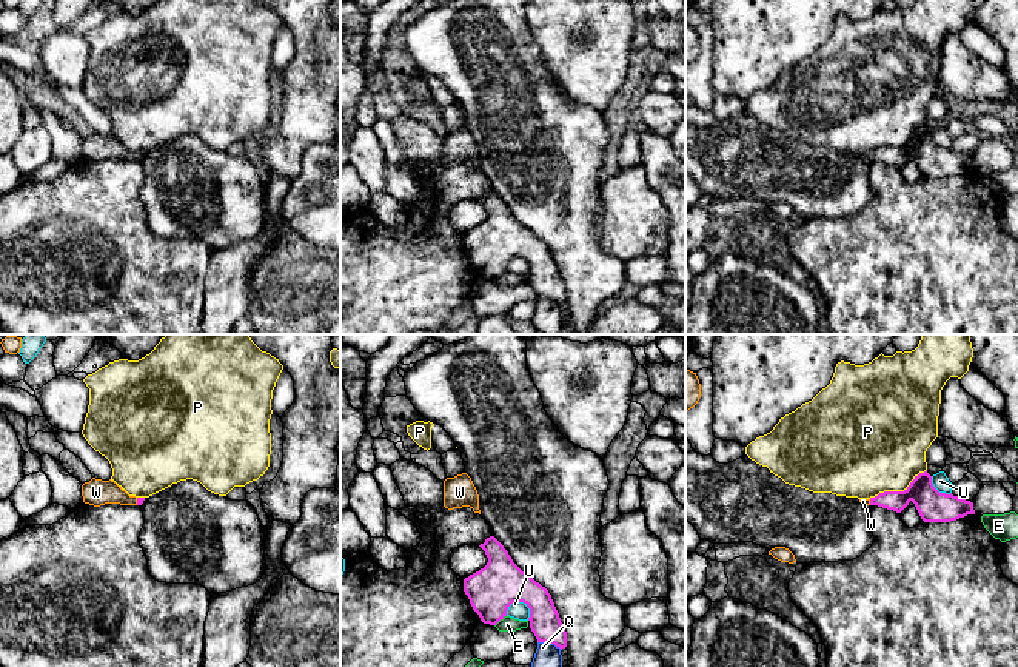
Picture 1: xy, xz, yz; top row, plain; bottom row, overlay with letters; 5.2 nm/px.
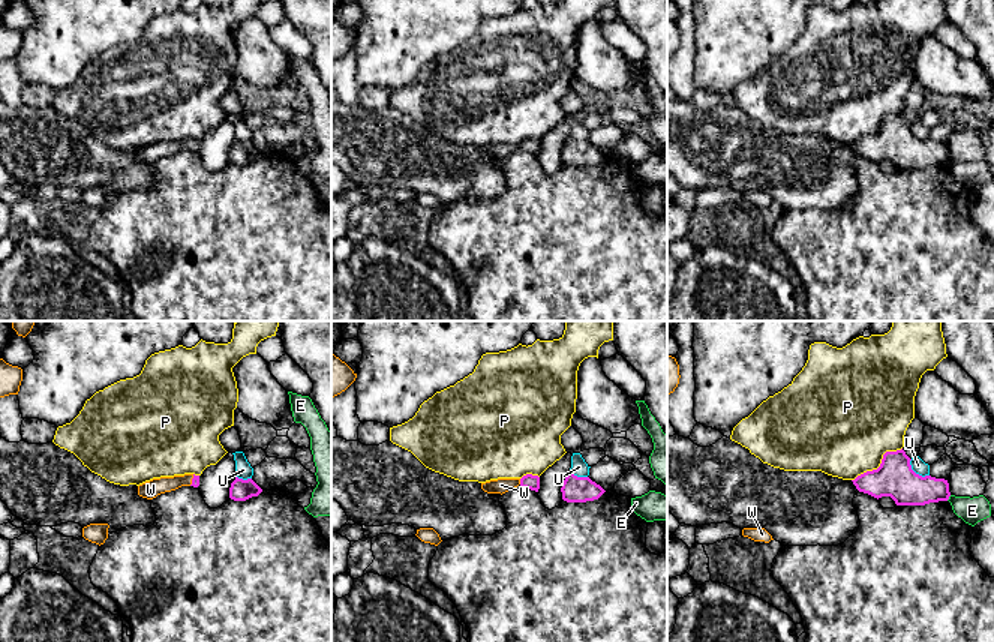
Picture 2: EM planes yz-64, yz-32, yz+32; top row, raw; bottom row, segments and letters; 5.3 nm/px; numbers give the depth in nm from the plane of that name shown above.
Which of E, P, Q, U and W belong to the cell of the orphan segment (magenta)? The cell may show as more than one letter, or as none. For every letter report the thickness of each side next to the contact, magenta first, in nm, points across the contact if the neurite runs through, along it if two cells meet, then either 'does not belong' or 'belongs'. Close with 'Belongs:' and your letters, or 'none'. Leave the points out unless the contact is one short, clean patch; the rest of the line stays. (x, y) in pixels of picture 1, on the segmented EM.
E: calibres 240 and 80 nm; does not belong
P: calibres 160 and 460 nm; border yz (926, 469), (903, 490), (884, 490), (869, 498); does not belong
Q: calibres 160 and 130 nm; border xz (538, 641), (547, 641), (561, 649); does not belong
U: calibres 240 and 90 nm; border xz (530, 609), (522, 603), (513, 603), (505, 615); does not belong
W: calibres 30 and 140 nm; way xy (139, 499), (137, 501), (96, 492); belongs
Belongs: W

